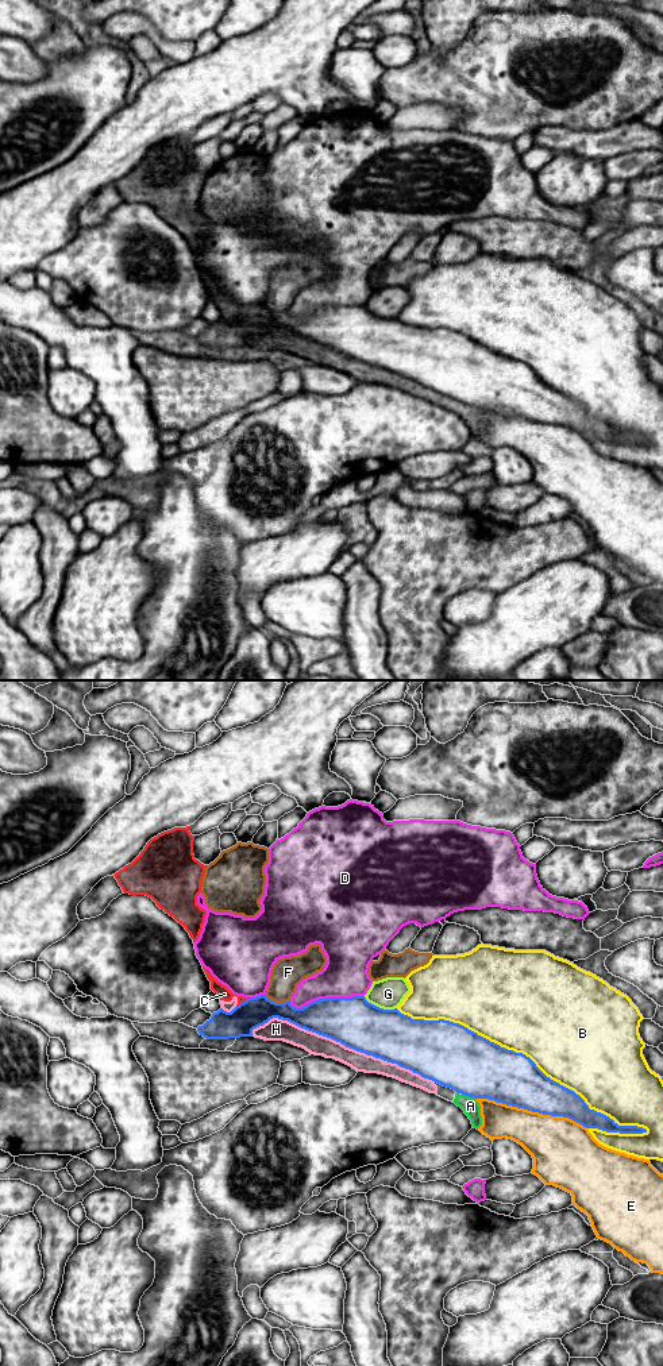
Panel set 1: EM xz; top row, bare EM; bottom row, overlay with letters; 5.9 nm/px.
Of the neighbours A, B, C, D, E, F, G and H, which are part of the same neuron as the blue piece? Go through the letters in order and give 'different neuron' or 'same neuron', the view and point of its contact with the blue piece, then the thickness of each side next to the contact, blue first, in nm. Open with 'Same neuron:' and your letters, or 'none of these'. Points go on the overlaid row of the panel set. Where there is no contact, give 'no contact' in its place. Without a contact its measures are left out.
Same neuron: none of these
A: different neuron | xz (469, 1095) | 360/100 nm
B: different neuron | xz (521, 1053) | 340/500 nm
C: different neuron | xz (243, 1002) | 180/80 nm
D: different neuron | xz (327, 998) | 300/260 nm
E: different neuron | xz (531, 1110) | 320/320 nm
F: different neuron | xz (277, 1003) | 190/190 nm
G: different neuron | xz (378, 1007) | 300/190 nm
H: different neuron | xz (317, 1033) | 300/130 nm

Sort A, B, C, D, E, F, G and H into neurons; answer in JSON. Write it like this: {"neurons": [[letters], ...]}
{"neurons": [["A", "C", "H"], ["B"], ["D"], ["E"], ["F"], ["G"]]}

